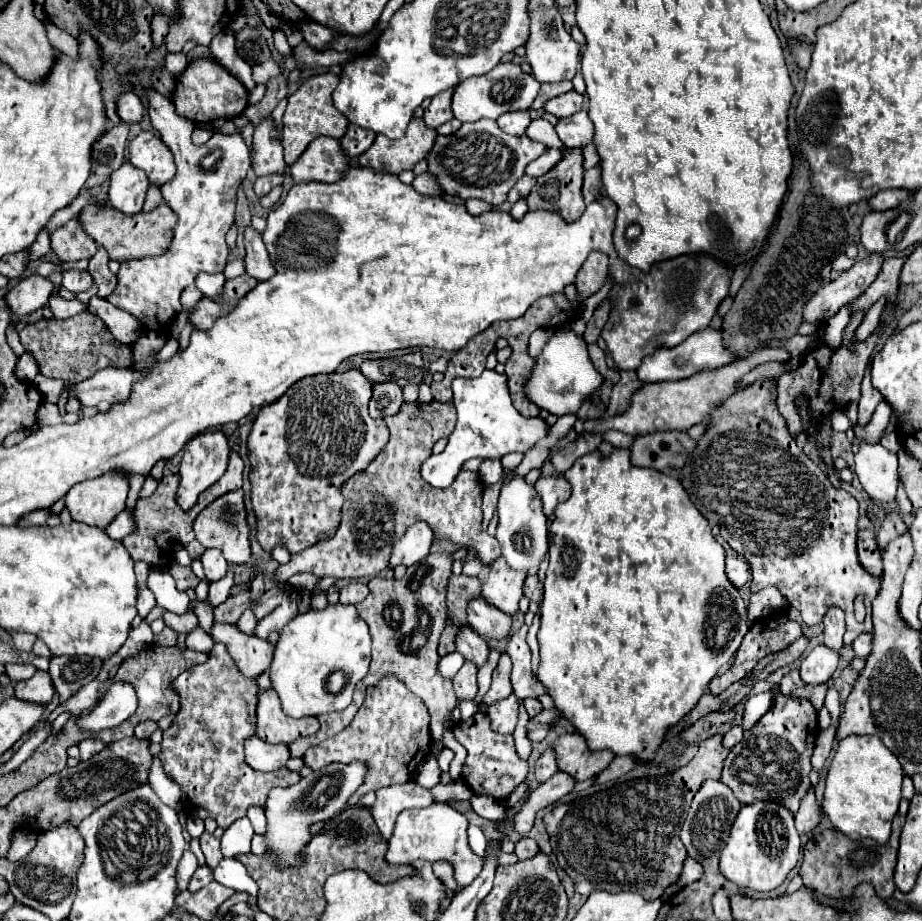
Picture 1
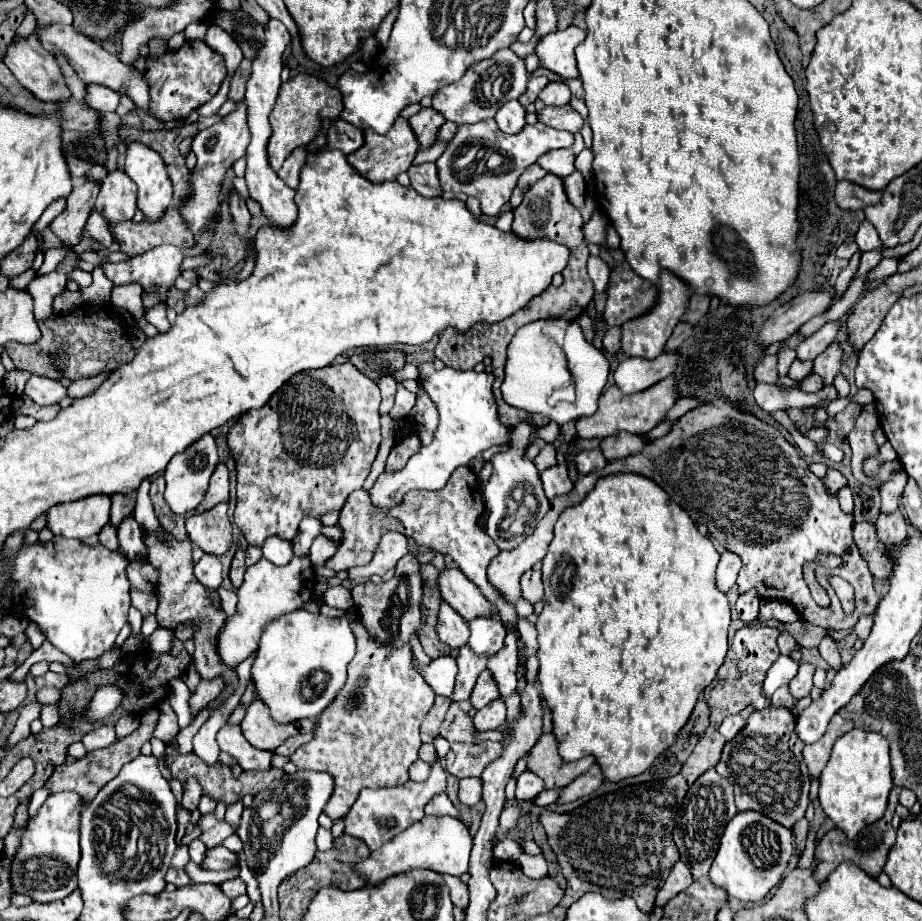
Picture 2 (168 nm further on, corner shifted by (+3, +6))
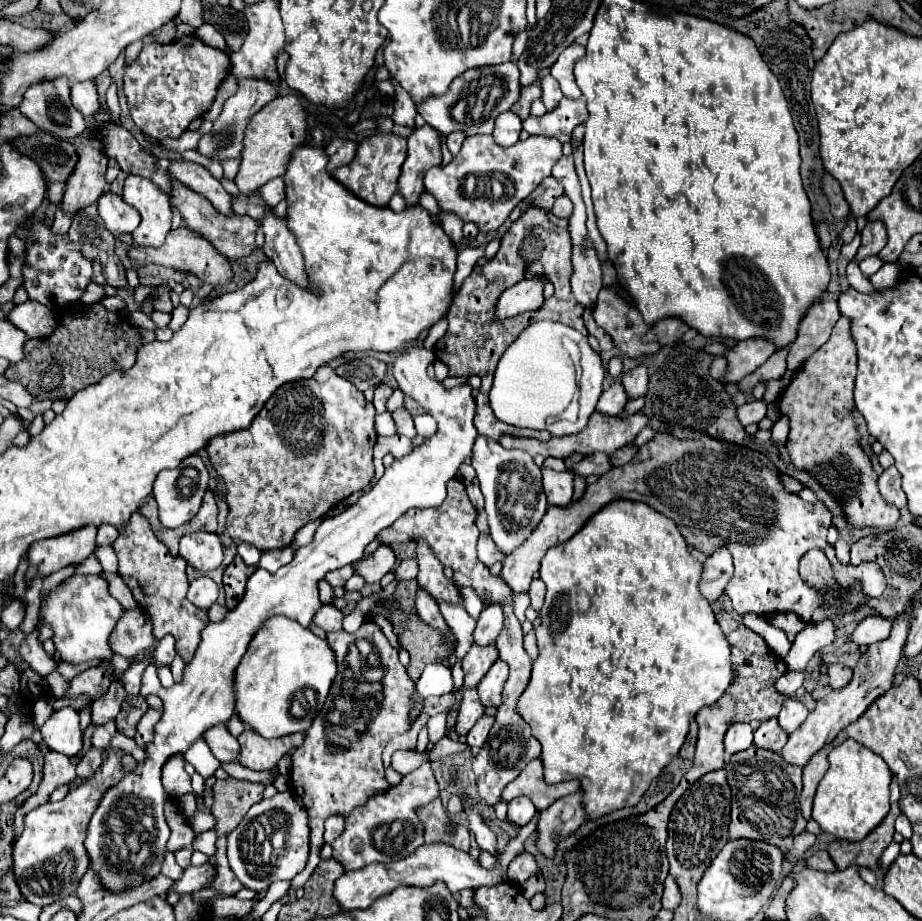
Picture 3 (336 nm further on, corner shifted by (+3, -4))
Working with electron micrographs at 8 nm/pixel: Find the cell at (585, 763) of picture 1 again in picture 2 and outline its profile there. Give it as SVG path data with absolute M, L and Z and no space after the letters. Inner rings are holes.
M551 732L541 734L527 758L527 770L537 774L545 782L545 788L563 788L587 772L593 764L593 756L585 756L577 762L561 762L561 756L557 754L557 740Z

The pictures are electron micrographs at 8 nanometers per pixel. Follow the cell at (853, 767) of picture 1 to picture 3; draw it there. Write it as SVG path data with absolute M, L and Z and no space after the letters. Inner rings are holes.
M845 740L833 748L829 764L827 774L817 786L813 818L823 832L833 834L835 838L849 842L863 840L889 812L889 784L893 774L879 754L855 740Z

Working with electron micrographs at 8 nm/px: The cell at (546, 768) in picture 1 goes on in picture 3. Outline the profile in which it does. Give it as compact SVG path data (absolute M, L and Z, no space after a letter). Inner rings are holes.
M519 796L509 802L507 816L511 822L515 822L519 826L525 826L533 818L533 814L535 814L535 806L527 796Z

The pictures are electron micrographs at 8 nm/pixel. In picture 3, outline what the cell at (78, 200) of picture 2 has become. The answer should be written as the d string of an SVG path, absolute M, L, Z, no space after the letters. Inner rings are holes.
M101 110L101 114L95 114L89 118L87 130L81 134L81 140L77 144L77 150L81 154L81 160L77 162L77 170L73 172L73 178L69 178L61 210L63 214L75 218L75 214L93 204L103 192L105 192L105 168L107 160L105 154L101 152L99 142L91 136L91 130L95 128L97 122L109 120L109 116Z

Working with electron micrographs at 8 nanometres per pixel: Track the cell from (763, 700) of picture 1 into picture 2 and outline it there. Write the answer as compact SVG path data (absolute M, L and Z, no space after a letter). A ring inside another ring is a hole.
M781 654L767 672L767 678L765 678L765 684L763 684L765 696L769 698L779 686L787 686L789 680L797 674L797 668L799 668L799 664L795 664L789 656Z

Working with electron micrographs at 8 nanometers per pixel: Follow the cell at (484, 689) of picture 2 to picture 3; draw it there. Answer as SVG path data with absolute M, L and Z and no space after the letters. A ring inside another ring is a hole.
M475 688L467 690L463 694L461 710L459 710L459 716L457 716L457 726L455 726L457 732L459 734L467 734L483 714L485 714L485 706L481 704L477 690Z

